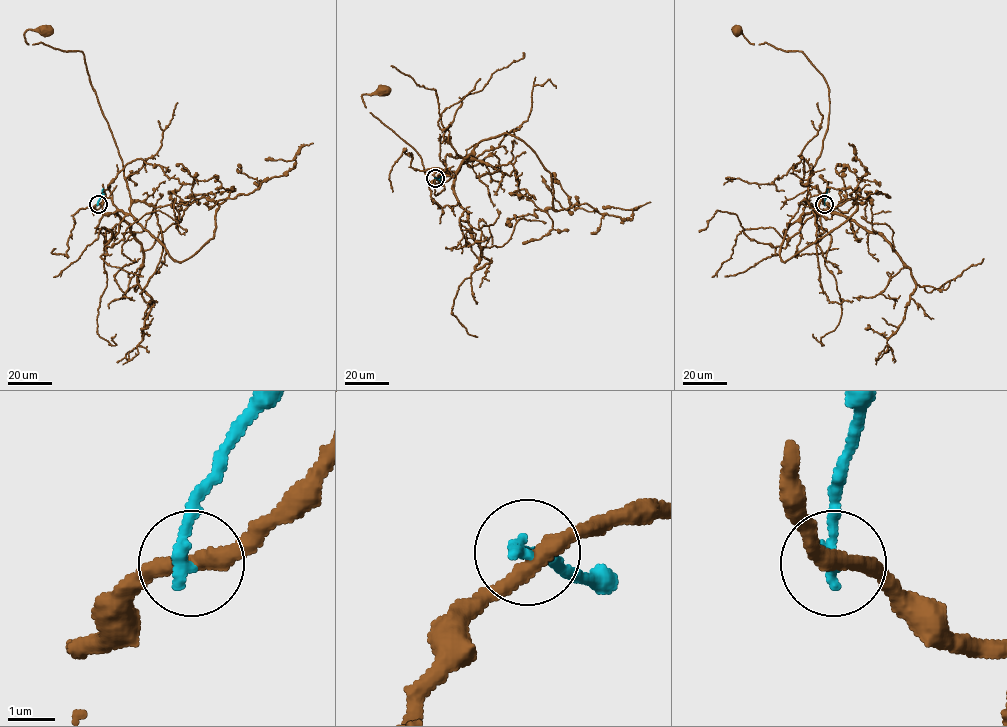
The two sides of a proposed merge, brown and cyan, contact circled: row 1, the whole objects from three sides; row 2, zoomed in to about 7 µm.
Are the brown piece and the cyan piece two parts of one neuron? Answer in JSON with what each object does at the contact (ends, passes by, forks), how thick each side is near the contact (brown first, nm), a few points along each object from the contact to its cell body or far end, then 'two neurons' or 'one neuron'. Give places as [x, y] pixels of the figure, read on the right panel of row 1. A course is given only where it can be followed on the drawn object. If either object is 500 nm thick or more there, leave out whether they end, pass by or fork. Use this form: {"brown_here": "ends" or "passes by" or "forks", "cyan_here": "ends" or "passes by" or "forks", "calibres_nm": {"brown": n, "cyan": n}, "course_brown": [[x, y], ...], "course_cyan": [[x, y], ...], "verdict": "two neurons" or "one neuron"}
{"brown_here": "passes by", "cyan_here": "ends", "calibres_nm": {"brown": 360, "cyan": 320}, "course_brown": [[824, 204], [821, 198], [817, 209], [804, 212], [827, 128], [825, 78], [800, 51], [753, 44], [736, 29]], "course_cyan": [[824, 204], [827, 189]], "verdict": "two neurons"}

